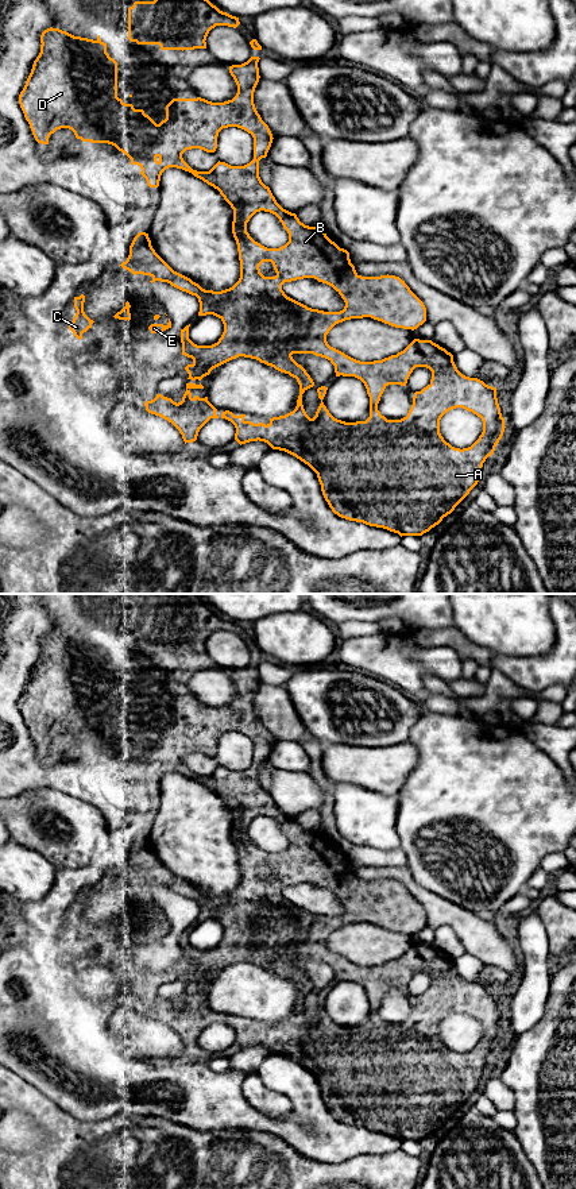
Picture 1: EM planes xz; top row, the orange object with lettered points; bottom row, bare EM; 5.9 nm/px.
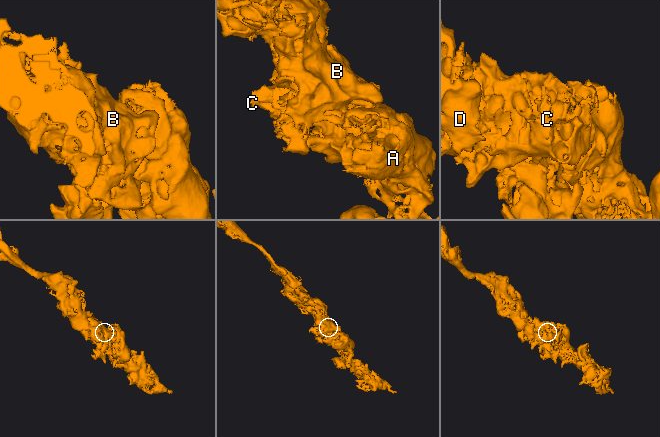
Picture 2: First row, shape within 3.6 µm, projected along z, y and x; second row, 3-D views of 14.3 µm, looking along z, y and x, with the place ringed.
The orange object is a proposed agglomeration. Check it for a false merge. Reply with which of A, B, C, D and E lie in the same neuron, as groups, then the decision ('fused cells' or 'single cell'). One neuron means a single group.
A B C D E; single cell

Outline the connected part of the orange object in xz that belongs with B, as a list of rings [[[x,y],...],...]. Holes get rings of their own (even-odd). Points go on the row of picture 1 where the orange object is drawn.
[[[47,28],[40,35],[40,53],[34,61],[31,73],[26,81],[23,90],[19,94],[19,104],[24,113],[26,120],[30,124],[32,135],[38,143],[49,144],[49,138],[57,130],[69,128],[74,132],[77,139],[92,143],[108,143],[115,146],[119,151],[124,153],[131,165],[138,165],[140,174],[146,178],[150,188],[158,188],[162,173],[169,167],[182,169],[192,173],[194,177],[202,179],[208,185],[220,192],[224,200],[233,209],[232,233],[237,244],[239,260],[240,260],[240,278],[229,289],[221,292],[205,290],[190,278],[174,271],[152,248],[148,233],[139,232],[131,246],[129,255],[120,266],[134,275],[143,274],[150,275],[155,281],[167,282],[171,286],[196,296],[200,302],[198,316],[213,314],[219,317],[224,324],[224,332],[217,343],[212,345],[197,345],[189,339],[189,325],[181,329],[182,355],[192,358],[193,363],[188,364],[185,370],[189,374],[192,382],[186,383],[186,391],[181,402],[174,402],[171,398],[156,394],[151,401],[144,402],[146,410],[151,414],[159,416],[171,422],[182,435],[186,443],[197,440],[200,429],[210,420],[219,418],[217,409],[208,401],[208,397],[200,398],[192,397],[192,389],[204,389],[204,386],[196,385],[194,381],[201,381],[209,375],[210,371],[232,359],[239,356],[256,359],[260,363],[274,367],[275,370],[289,374],[295,378],[299,385],[299,395],[297,406],[293,412],[270,418],[266,425],[263,422],[254,424],[246,421],[246,414],[235,416],[232,412],[225,410],[220,416],[231,421],[235,428],[235,440],[241,445],[250,441],[264,441],[272,449],[285,451],[305,464],[308,464],[318,478],[321,491],[335,514],[341,518],[363,522],[370,526],[383,528],[390,532],[402,536],[422,536],[432,528],[438,525],[444,517],[451,514],[455,507],[469,494],[469,491],[478,485],[483,463],[495,451],[496,444],[505,432],[505,418],[502,417],[500,408],[496,398],[496,389],[486,385],[478,378],[469,378],[463,375],[455,362],[453,355],[445,348],[433,343],[432,340],[414,339],[403,351],[397,355],[391,355],[382,360],[360,362],[344,352],[330,347],[326,341],[326,335],[339,323],[351,319],[371,317],[395,328],[417,329],[426,321],[426,308],[424,302],[410,290],[410,287],[395,275],[380,277],[362,277],[356,273],[355,266],[351,263],[349,252],[340,248],[332,242],[326,233],[318,227],[309,227],[299,221],[295,213],[283,209],[272,196],[268,186],[266,186],[259,177],[259,161],[267,157],[267,153],[272,143],[272,134],[268,126],[262,120],[254,104],[254,92],[259,82],[259,57],[251,57],[241,65],[229,66],[229,73],[237,85],[237,93],[232,100],[224,103],[212,103],[205,99],[173,99],[166,105],[166,119],[156,124],[143,109],[135,109],[132,104],[125,104],[117,97],[117,62],[107,53],[107,43],[100,39],[96,40],[74,36],[59,28]],[[237,127],[254,138],[254,159],[244,166],[231,166],[225,162],[217,162],[209,171],[193,170],[182,158],[186,150],[200,148],[206,153],[214,153],[217,148],[217,136],[223,128]],[[256,212],[270,212],[275,215],[282,223],[283,228],[289,233],[289,242],[279,248],[267,248],[255,242],[247,232],[247,223]],[[263,262],[271,262],[277,273],[275,277],[264,277],[260,273],[259,266]],[[304,278],[314,278],[318,282],[332,286],[344,300],[345,306],[340,312],[324,312],[318,309],[308,308],[306,305],[287,297],[282,290],[285,282],[291,282]],[[293,354],[313,354],[328,359],[335,366],[336,377],[355,377],[360,379],[370,397],[370,417],[366,421],[345,422],[335,418],[322,399],[328,387],[321,386],[317,389],[321,404],[316,412],[316,416],[310,418],[302,405],[302,394],[314,386],[313,379],[306,370],[293,359]],[[415,367],[426,367],[432,371],[430,383],[421,391],[415,391],[413,397],[413,405],[406,417],[401,420],[387,420],[378,410],[378,404],[384,389],[388,385],[406,386],[407,379]],[[456,408],[463,408],[472,412],[483,421],[483,432],[479,439],[468,448],[455,448],[444,440],[440,433],[441,417]]]

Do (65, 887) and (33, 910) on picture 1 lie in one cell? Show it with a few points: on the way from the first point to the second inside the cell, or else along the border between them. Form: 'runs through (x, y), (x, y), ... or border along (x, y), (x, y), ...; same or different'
runs through (57, 895), (41, 910); same

